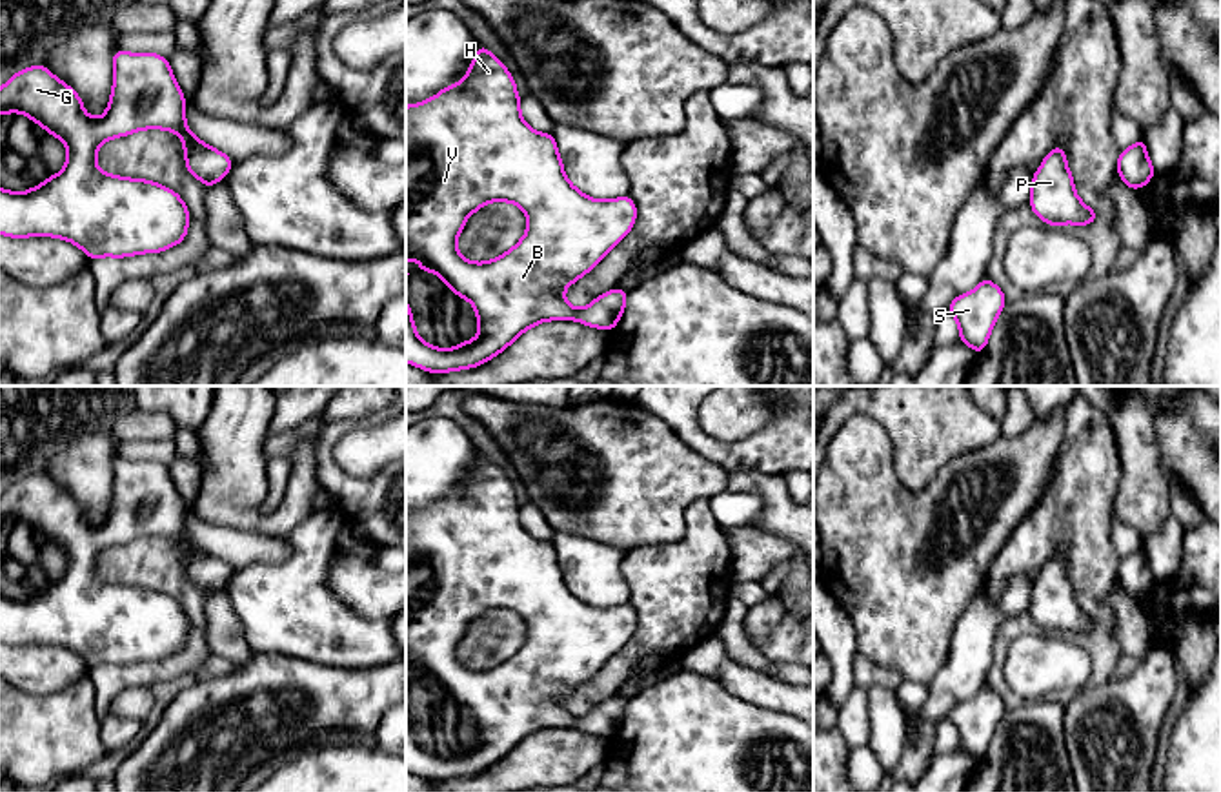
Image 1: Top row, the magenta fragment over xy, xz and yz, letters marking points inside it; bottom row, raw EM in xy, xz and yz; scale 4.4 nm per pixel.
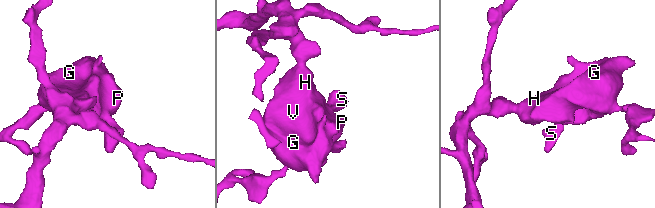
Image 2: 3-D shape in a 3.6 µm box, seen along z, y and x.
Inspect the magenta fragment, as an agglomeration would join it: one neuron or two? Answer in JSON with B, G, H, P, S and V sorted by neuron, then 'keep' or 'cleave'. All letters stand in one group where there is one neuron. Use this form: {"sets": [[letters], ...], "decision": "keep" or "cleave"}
{"sets": [["B", "G", "H", "P", "S", "V"]], "decision": "keep"}

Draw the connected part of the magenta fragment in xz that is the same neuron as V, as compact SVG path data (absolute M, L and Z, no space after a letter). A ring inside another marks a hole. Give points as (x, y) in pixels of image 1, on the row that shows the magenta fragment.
M479 44L468 75L460 82L420 104L406 106L406 262L420 262L419 273L437 273L459 299L469 300L477 313L479 335L449 350L431 346L419 337L406 300L406 362L419 370L426 368L429 375L482 366L526 330L548 320L577 320L613 331L624 313L628 291L613 288L580 310L564 299L564 291L631 231L635 218L637 206L628 195L599 200L586 197L568 180L553 133L539 133L524 122L515 78L489 49ZM488 202L517 204L526 213L528 228L510 251L493 260L471 262L459 253L457 239L468 217Z

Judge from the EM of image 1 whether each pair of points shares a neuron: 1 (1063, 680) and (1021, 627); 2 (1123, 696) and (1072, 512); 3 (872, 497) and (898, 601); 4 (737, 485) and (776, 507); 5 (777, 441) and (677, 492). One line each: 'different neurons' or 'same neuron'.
1: different neurons
2: different neurons
3: same neuron
4: same neuron
5: different neurons

